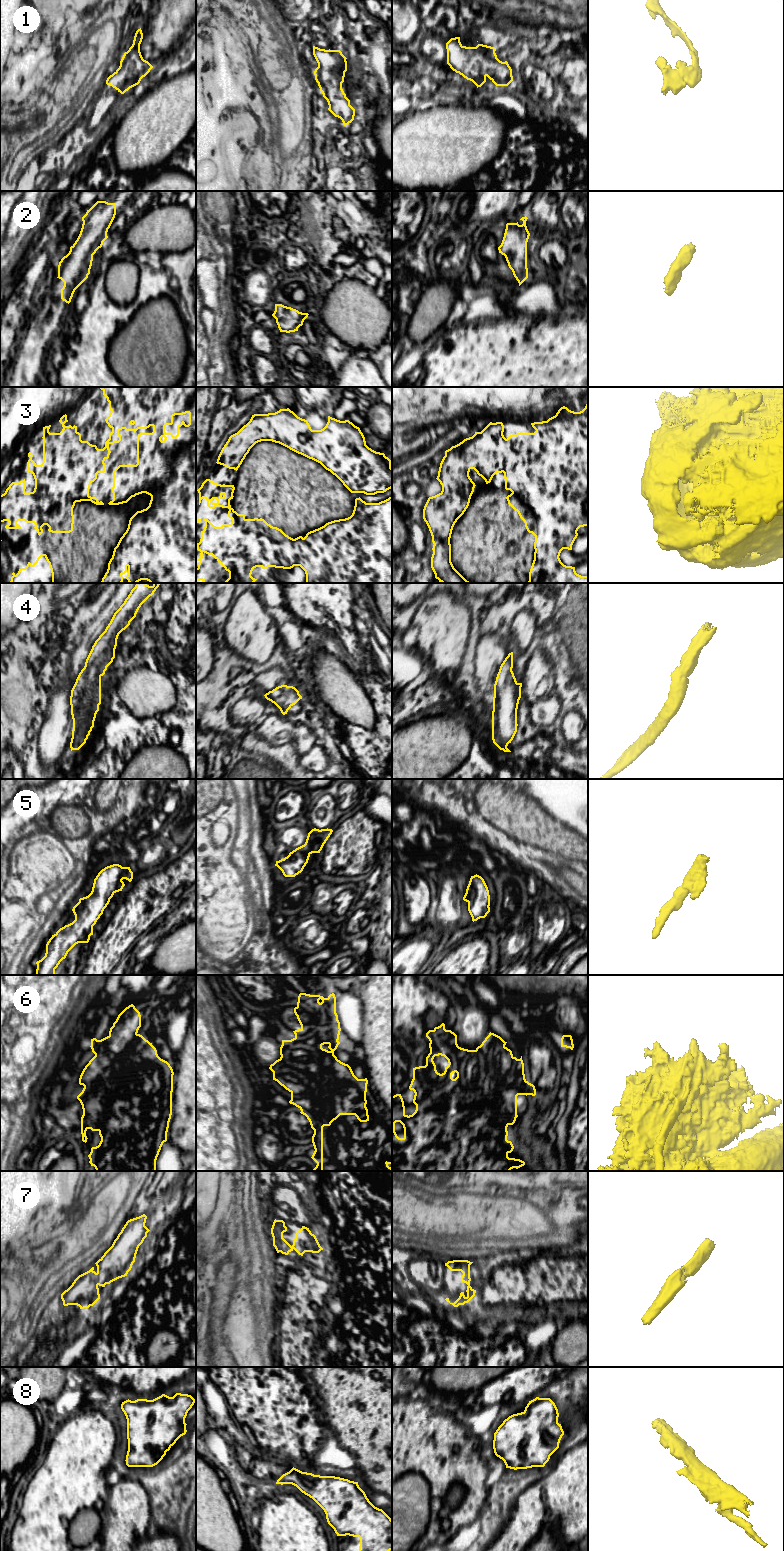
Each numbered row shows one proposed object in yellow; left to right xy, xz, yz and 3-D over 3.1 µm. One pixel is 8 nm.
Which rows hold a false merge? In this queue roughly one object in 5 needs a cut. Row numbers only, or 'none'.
6

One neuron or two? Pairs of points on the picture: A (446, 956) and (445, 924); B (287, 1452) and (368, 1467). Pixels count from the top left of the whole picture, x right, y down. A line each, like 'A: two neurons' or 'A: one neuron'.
A: two neurons
B: two neurons

